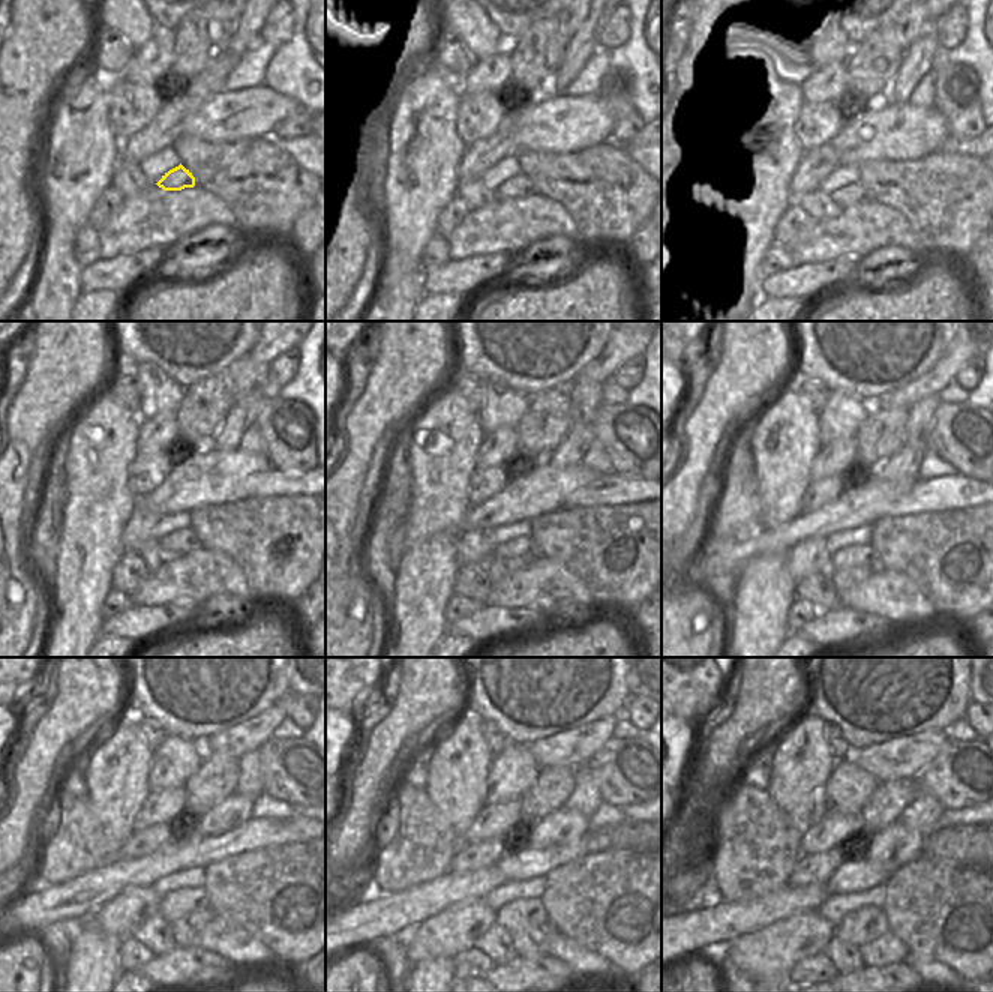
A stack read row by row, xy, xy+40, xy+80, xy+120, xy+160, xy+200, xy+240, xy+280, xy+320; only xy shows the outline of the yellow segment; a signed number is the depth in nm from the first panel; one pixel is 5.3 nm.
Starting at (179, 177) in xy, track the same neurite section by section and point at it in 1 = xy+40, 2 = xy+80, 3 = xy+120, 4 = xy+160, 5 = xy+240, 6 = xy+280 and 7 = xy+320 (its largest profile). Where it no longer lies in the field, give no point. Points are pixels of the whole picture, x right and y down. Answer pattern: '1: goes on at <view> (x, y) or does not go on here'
1: goes on at xy+40 (519, 185)
2: goes on at xy+80 (855, 192)
3: goes on at xy+120 (180, 542)
4: goes on at xy+160 (522, 547)
5: goes on at xy+240 (176, 904)
6: goes on at xy+280 (518, 916)
7: goes on at xy+320 (863, 926)

